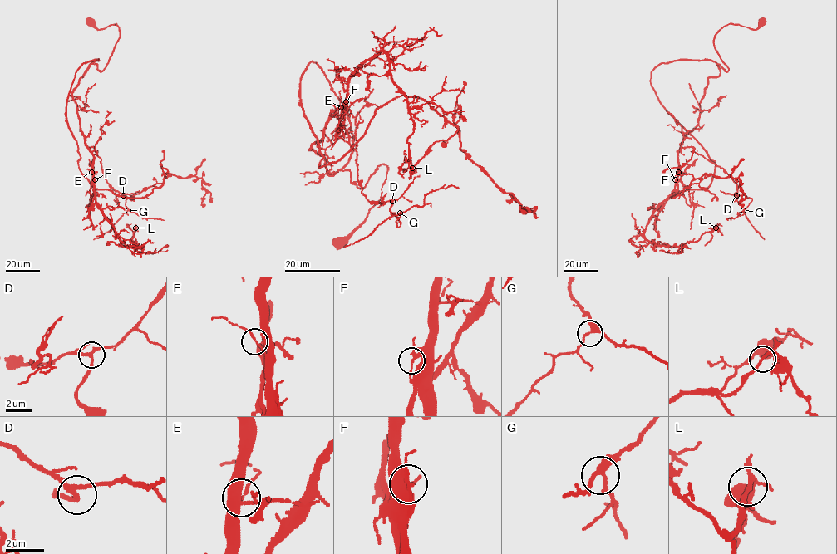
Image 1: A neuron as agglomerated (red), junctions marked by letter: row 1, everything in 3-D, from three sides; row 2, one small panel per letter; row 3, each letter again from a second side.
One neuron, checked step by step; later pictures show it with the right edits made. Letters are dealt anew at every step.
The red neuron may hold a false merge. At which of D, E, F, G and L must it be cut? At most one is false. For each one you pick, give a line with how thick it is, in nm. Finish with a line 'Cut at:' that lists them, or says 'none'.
F: 150 nm thick
Cut at: F

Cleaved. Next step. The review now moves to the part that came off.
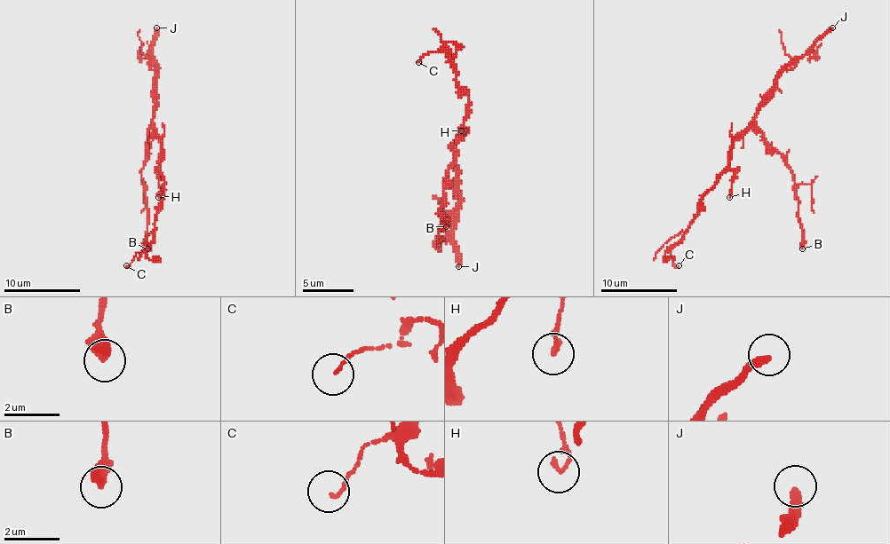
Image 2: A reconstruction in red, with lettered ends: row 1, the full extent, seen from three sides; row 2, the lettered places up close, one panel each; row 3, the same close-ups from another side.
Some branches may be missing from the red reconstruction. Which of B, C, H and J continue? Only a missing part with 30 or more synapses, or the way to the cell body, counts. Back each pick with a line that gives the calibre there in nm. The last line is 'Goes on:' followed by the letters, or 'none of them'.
J: 280 nm thick
Goes on: J

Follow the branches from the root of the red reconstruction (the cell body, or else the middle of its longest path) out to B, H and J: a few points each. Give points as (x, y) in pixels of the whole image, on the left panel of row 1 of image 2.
B: (158, 140), (154, 137), (154, 129), (151, 129), (141, 170), (147, 201), (147, 248)
H: (158, 140), (158, 197)
J: (158, 140), (153, 125), (156, 72), (153, 39), (156, 27)

